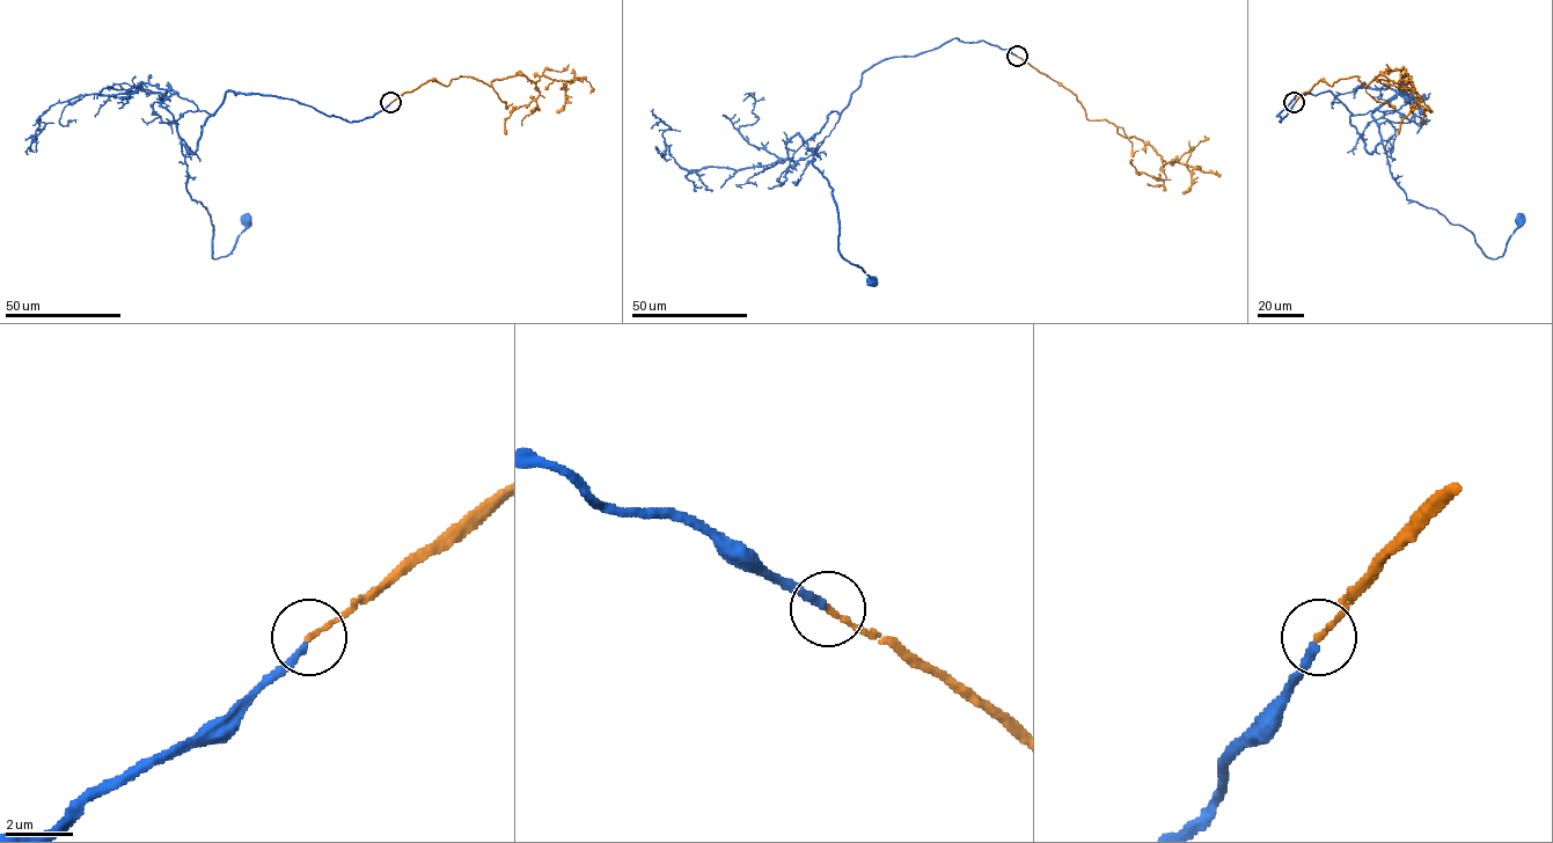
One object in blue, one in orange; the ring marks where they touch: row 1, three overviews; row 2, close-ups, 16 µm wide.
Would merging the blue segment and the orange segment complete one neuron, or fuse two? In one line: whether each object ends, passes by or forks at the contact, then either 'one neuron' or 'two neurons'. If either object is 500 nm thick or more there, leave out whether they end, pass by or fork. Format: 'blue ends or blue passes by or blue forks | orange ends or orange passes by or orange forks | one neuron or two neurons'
blue ends | orange ends | two neurons

